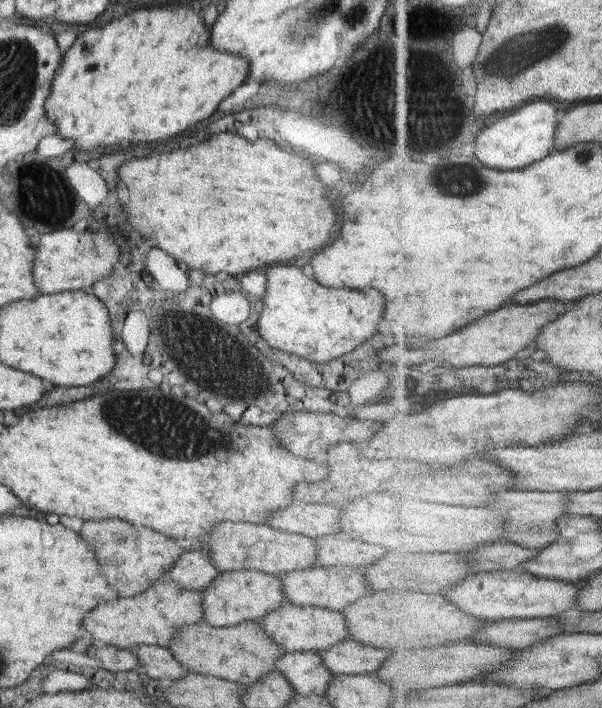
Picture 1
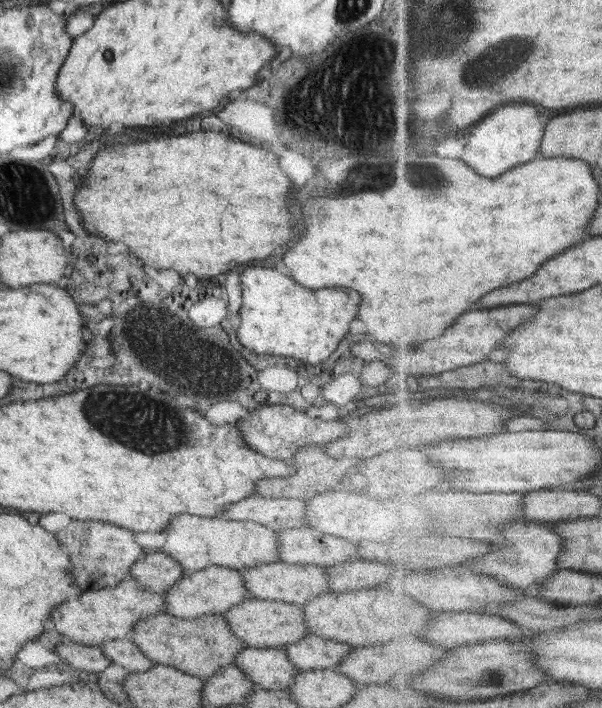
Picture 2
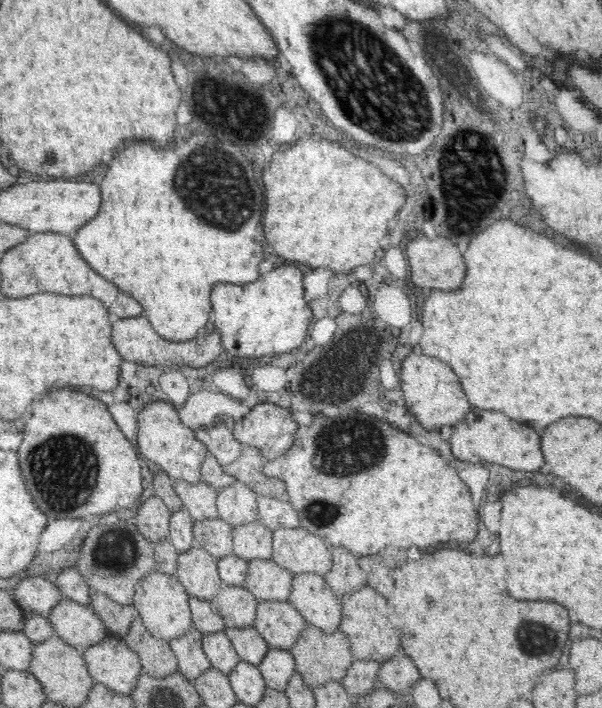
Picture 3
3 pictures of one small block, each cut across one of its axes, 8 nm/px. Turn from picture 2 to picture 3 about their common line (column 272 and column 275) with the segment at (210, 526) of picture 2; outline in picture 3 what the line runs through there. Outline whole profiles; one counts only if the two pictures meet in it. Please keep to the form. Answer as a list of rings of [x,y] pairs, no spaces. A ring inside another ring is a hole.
[[[279,527],[272,532],[273,562],[288,569],[294,576],[303,573],[325,575],[333,566],[333,552],[331,546],[324,544],[324,540],[317,534],[304,527]]]

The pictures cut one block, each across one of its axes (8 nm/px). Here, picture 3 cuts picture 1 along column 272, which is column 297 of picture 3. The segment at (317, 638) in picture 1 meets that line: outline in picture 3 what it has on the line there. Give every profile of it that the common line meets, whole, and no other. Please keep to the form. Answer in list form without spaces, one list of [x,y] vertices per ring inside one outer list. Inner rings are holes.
[[[289,601],[257,602],[253,626],[270,647],[290,651],[306,624]]]

